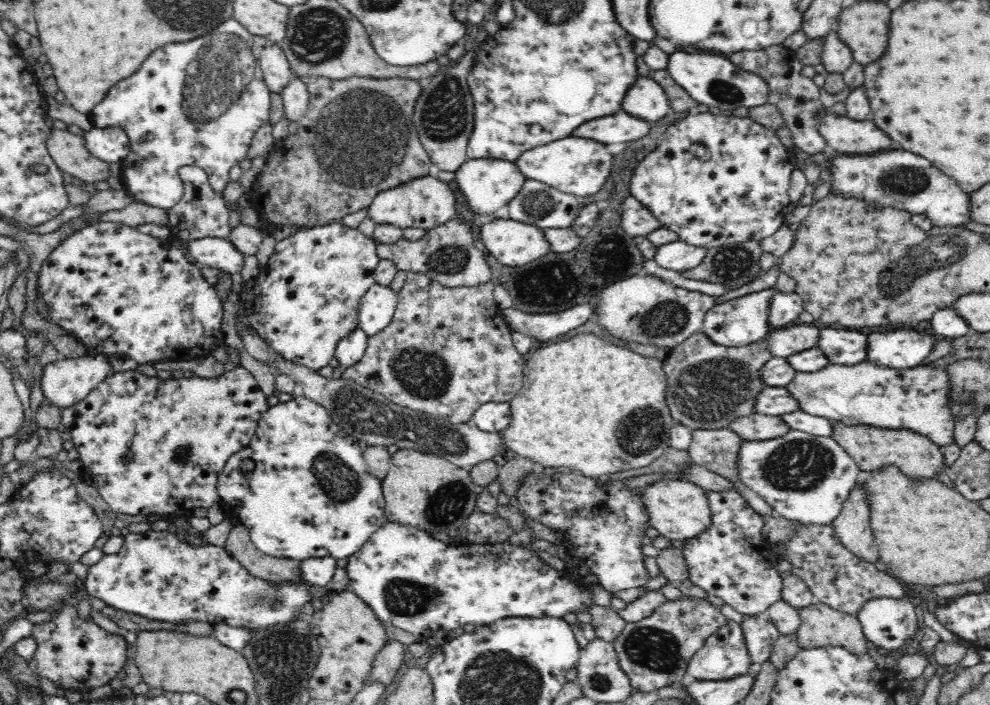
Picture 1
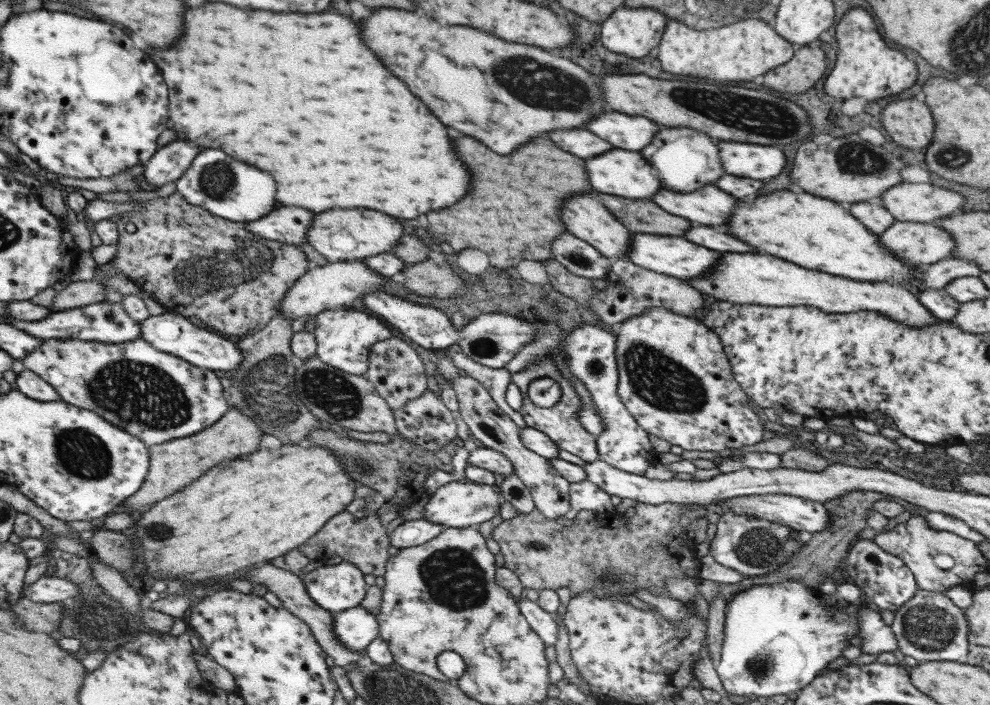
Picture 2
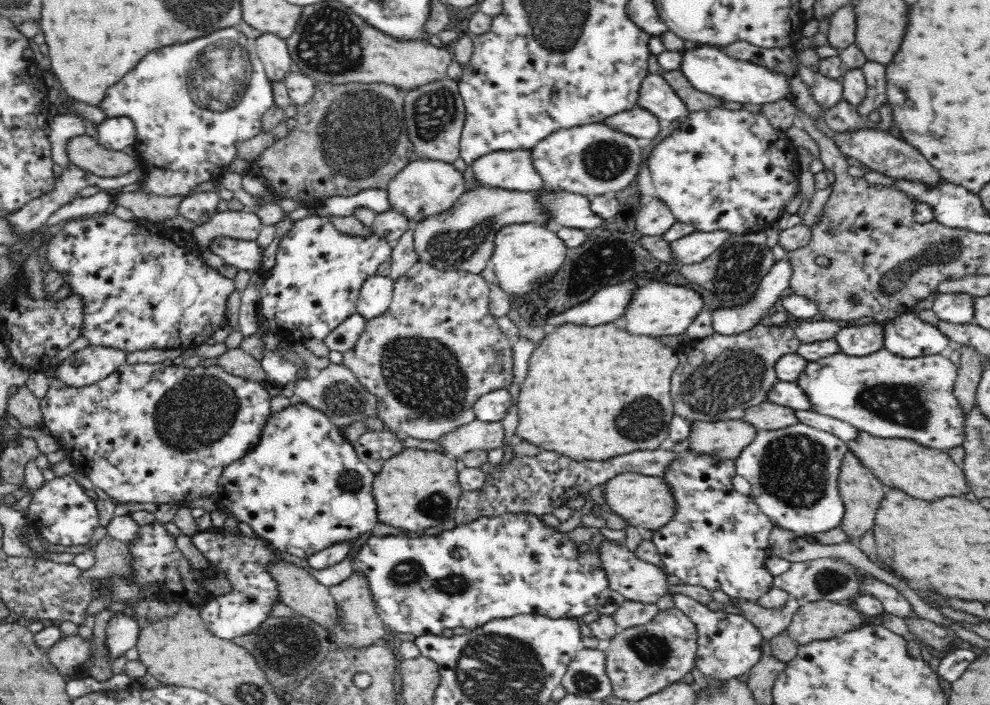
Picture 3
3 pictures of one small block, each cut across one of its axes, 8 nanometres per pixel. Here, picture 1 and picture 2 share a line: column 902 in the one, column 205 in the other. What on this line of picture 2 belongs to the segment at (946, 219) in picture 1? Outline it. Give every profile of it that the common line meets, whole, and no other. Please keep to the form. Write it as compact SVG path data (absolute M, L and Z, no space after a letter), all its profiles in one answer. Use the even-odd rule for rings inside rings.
M212 148L201 150L175 183L176 190L192 207L203 208L214 216L234 222L245 223L261 219L272 212L276 204L276 184L272 176Z

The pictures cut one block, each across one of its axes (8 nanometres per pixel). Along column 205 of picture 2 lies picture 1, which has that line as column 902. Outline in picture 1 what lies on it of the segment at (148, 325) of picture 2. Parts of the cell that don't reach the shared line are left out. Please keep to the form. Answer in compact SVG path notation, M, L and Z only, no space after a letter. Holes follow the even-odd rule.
M916 327L873 332L867 335L866 360L888 368L907 369L922 365L926 356L934 350L939 337Z

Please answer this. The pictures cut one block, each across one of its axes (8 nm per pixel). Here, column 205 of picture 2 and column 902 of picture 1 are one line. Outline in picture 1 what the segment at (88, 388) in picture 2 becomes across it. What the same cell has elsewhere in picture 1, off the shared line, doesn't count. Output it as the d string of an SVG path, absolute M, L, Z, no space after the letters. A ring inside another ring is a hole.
M868 360L855 365L829 362L824 368L814 372L796 371L794 380L788 384L787 389L798 401L800 410L814 416L840 421L850 426L868 424L887 430L905 428L929 438L939 447L954 443L955 416L950 411L951 404L948 404L948 400L951 400L950 375L944 362L916 365L907 369L888 368Z

